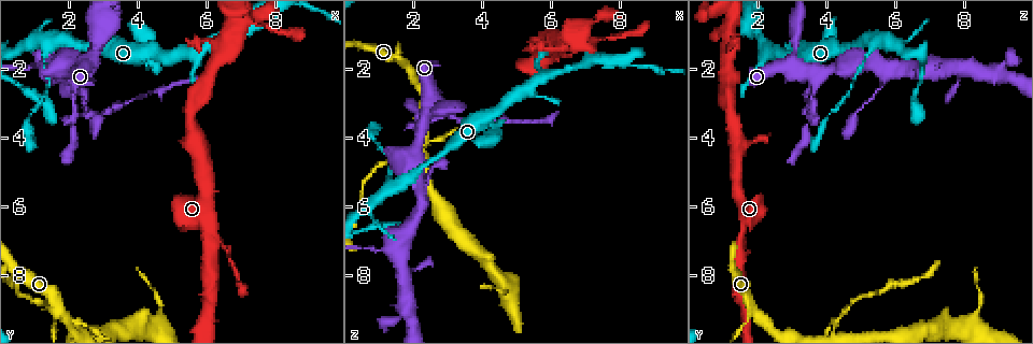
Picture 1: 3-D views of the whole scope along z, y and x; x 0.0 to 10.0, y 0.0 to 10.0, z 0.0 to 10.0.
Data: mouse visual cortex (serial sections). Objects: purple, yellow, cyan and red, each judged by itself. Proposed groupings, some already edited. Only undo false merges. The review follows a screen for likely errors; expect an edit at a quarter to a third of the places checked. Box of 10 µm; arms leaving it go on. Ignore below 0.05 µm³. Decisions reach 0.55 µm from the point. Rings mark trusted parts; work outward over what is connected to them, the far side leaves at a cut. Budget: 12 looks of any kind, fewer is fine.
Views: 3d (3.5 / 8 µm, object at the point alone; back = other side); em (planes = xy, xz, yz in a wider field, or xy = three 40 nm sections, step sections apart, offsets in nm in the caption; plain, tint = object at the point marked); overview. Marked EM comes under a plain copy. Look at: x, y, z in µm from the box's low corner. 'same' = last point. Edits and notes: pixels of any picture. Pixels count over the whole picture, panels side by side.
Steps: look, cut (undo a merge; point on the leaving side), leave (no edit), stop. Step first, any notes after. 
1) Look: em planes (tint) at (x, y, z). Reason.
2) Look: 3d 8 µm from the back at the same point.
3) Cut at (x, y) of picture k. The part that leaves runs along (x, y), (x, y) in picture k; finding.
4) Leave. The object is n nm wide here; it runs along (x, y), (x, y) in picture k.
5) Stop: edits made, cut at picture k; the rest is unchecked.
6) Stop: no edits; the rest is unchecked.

Look: 3d 8 µm at (5.50, 1.50, 2.45). Abrupt turn.

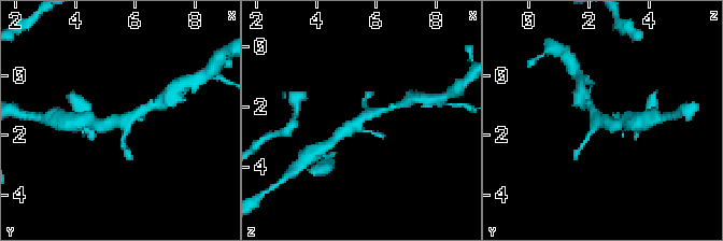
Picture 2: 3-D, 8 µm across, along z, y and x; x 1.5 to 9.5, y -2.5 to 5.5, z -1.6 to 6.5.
Look: em xy step 3 (tint) at the same point.

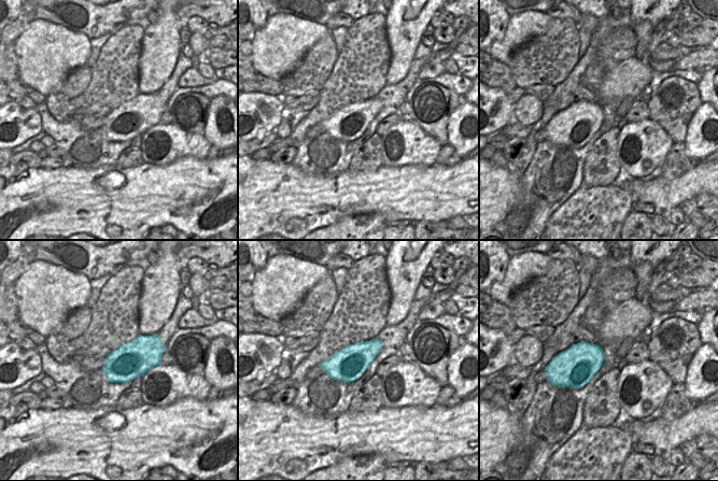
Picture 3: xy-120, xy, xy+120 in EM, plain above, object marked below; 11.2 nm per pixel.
Leave. It runs along (337, 137), (364, 116), (385, 110) in picture 2; continuous, no second cell.

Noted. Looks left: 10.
Look: 3d 3.5 µm at (2.20, 3.30, 3.65). Sharp bend.

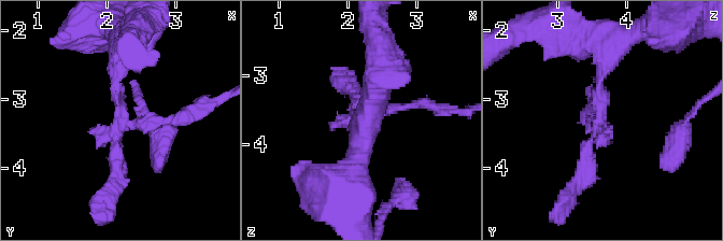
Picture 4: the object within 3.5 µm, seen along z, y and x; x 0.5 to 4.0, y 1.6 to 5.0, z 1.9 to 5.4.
Look: em xy step 1 (tint) at (2.25, 3.25, 3.65). Now the EM.

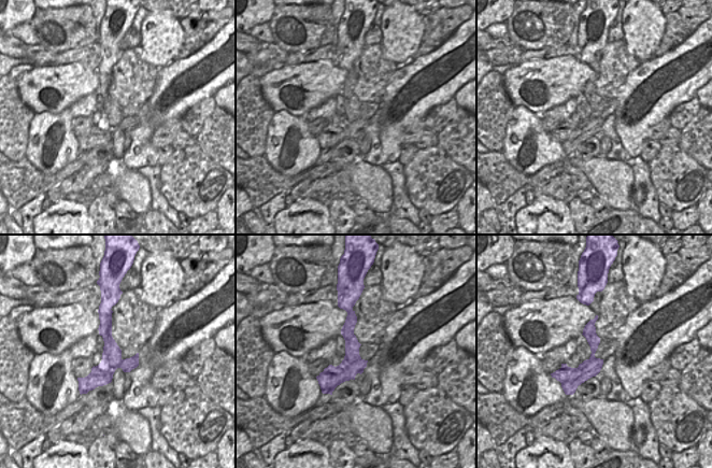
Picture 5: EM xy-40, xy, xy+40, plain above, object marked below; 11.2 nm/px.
Cut at (170, 119) of picture 4. A second cell is stuck on.

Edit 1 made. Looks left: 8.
Look: overview. See it whole again.

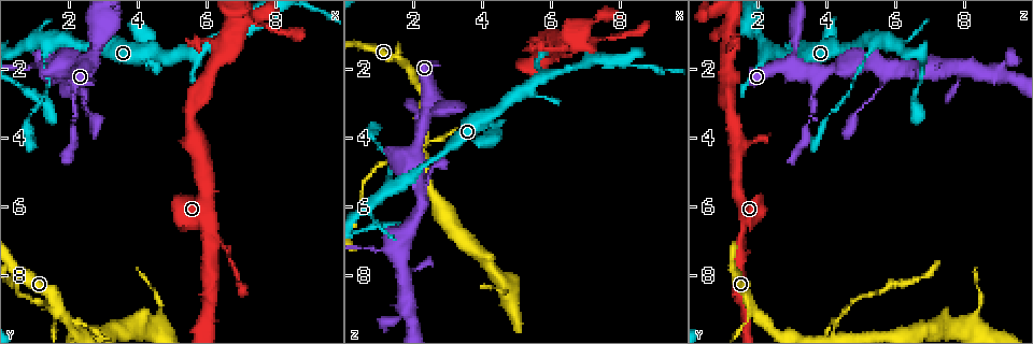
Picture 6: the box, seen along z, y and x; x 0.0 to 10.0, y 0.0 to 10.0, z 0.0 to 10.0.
Look: 3d 3.5 µm at (1.45, 1.10, 5.40). Thin arm on a thick one.

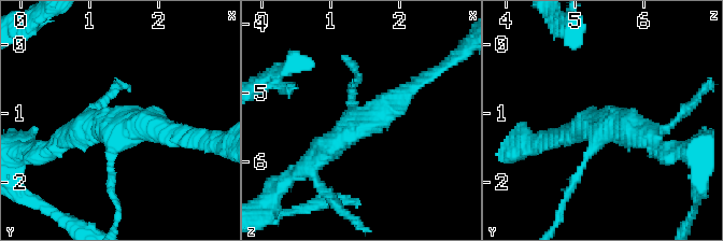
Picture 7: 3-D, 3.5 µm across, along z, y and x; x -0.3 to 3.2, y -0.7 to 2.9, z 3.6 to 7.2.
Look: em xy step 5 (tint) at (1.55, 1.20, 5.40). 3 arms meet here; the arms are 150, 200, 350 nm wide; shape alone is not enough.

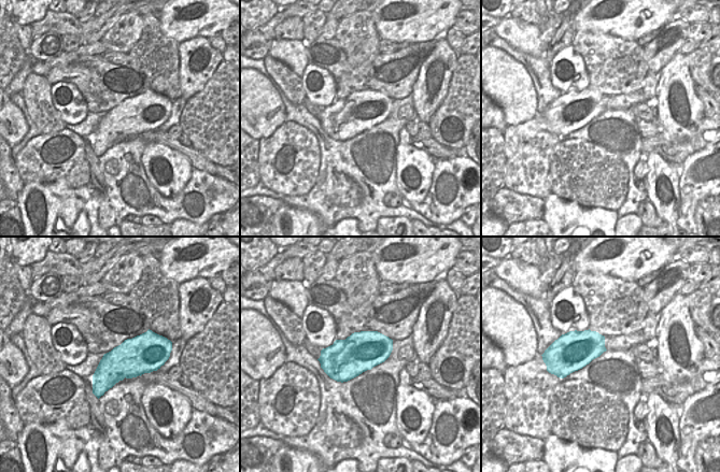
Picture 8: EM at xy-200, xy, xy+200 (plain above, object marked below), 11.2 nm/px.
Look: em xy step 1 (tint) at the same point.

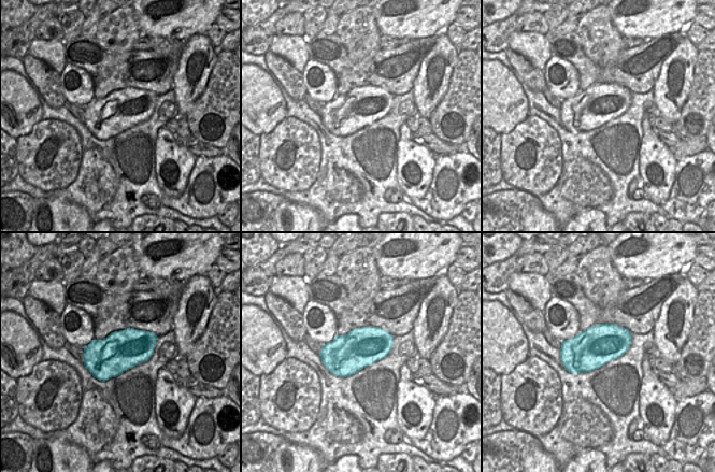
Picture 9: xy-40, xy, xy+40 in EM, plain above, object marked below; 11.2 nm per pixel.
Leave. It runs along (425, 80), (355, 124), (309, 166) in picture 7; one cell here.

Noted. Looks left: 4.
Look: 3d 8 µm at (1.65, 1.90, 9.10).

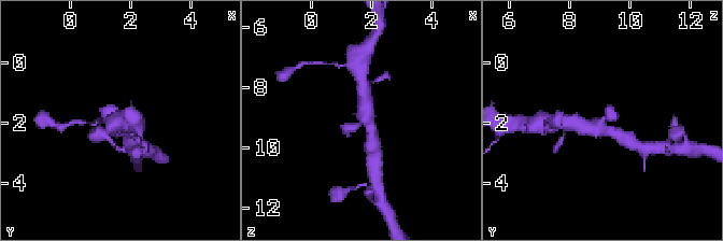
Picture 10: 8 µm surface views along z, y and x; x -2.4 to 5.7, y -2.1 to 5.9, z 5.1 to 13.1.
Look: 3d 3.5 µm at the same point.

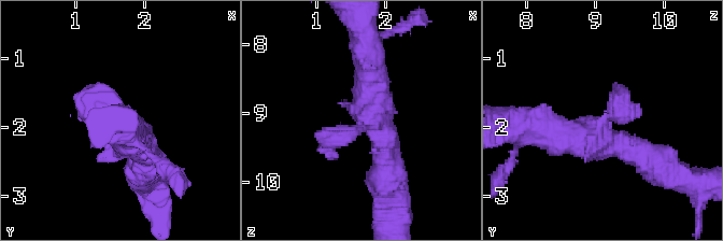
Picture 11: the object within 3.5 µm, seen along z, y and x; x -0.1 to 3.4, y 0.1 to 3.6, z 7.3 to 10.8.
Look: em xy step 3 (tint) at (1.75, 1.90, 9.05). 3 arms meet here; the arms are 250, 400, 500 nm wide; need the tissue.

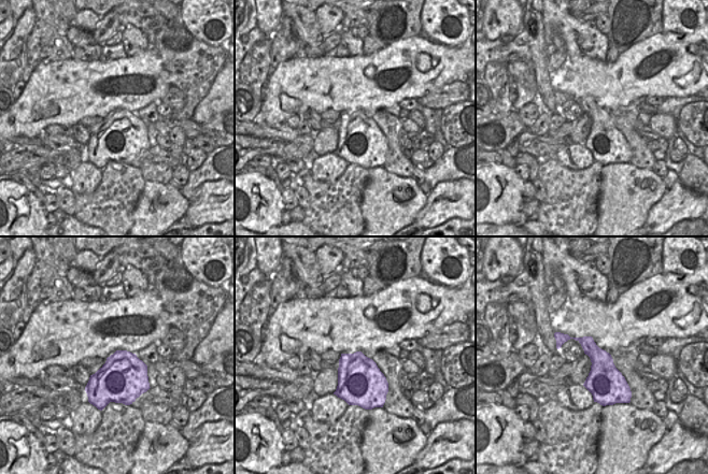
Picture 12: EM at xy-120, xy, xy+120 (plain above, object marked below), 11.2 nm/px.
Leave. One cell here.

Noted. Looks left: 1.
Stop: edits made, cut at picture 4; the rest is unchecked.

